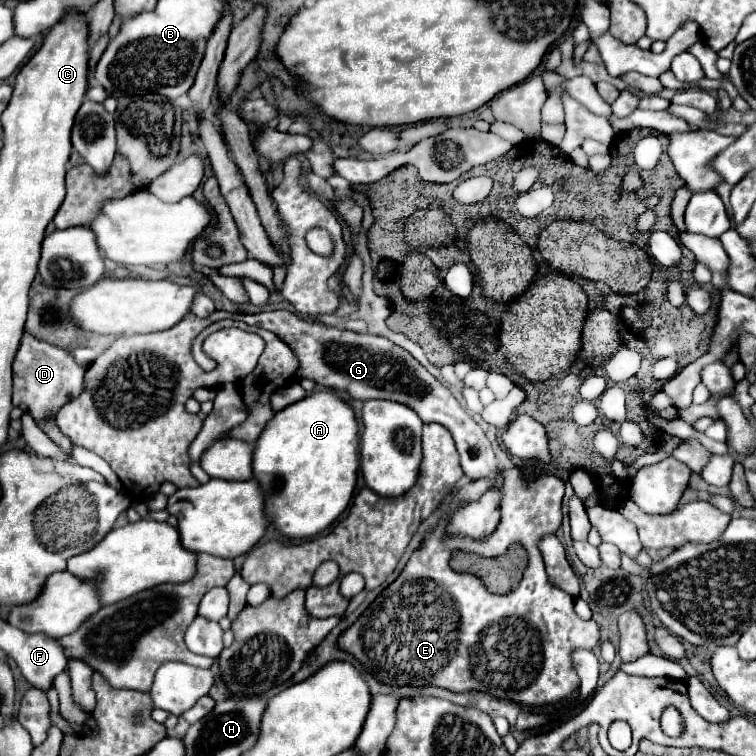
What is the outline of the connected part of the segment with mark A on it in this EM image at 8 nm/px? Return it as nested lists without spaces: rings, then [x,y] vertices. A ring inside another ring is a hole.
[[[330,390],[312,392],[304,400],[298,400],[274,414],[274,418],[266,424],[264,432],[256,440],[252,468],[254,478],[260,482],[266,496],[266,514],[284,536],[292,540],[312,538],[326,530],[346,510],[354,494],[360,468],[358,444],[358,422],[352,406]]]

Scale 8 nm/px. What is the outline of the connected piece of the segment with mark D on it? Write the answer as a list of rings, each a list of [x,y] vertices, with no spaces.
[[[24,332],[20,348],[12,362],[12,374],[14,374],[12,404],[14,406],[26,404],[30,416],[36,422],[46,422],[50,416],[56,416],[64,404],[78,398],[84,390],[82,388],[84,386],[84,368],[76,364],[72,354],[64,348],[50,346],[48,342],[42,342],[28,332]]]

